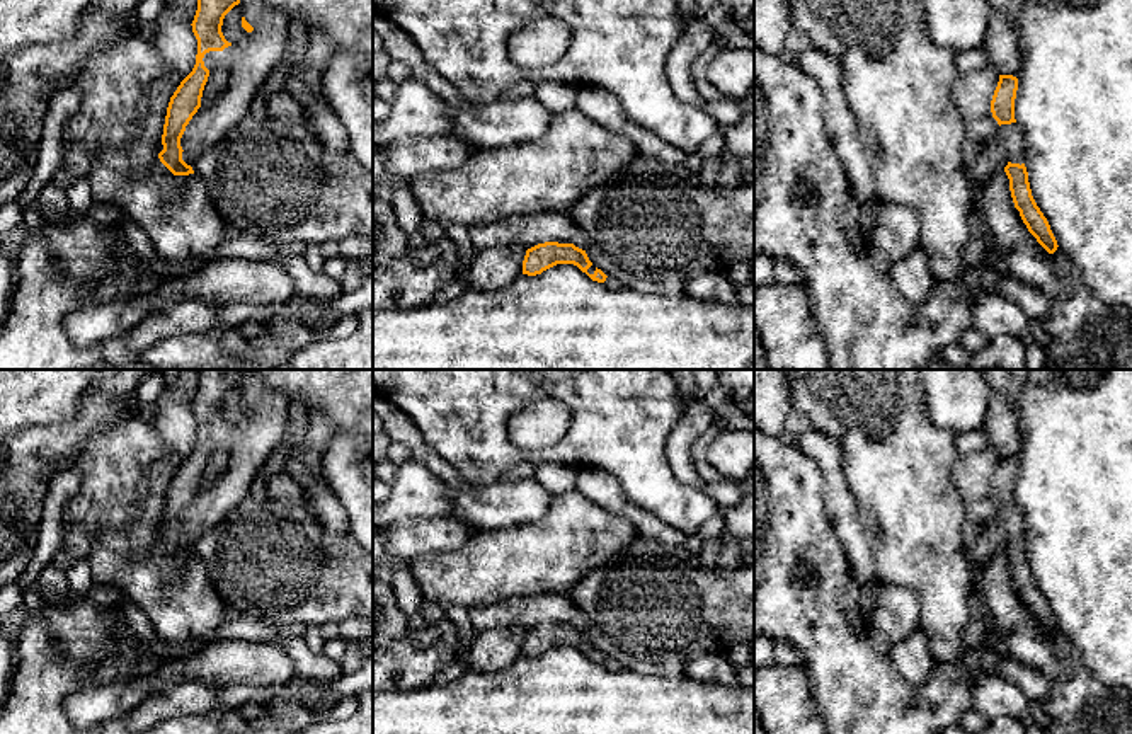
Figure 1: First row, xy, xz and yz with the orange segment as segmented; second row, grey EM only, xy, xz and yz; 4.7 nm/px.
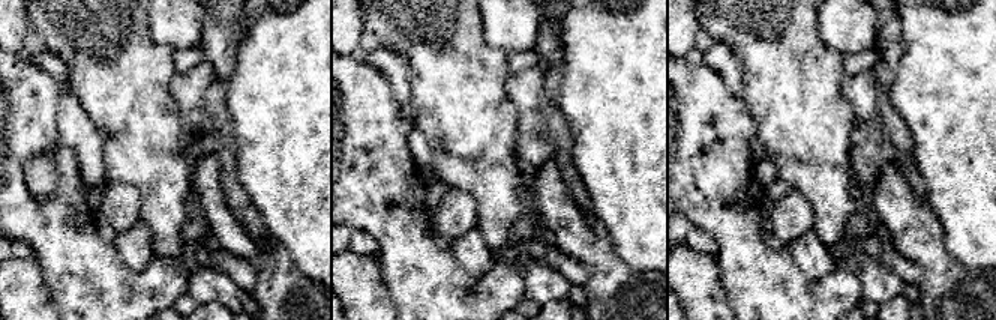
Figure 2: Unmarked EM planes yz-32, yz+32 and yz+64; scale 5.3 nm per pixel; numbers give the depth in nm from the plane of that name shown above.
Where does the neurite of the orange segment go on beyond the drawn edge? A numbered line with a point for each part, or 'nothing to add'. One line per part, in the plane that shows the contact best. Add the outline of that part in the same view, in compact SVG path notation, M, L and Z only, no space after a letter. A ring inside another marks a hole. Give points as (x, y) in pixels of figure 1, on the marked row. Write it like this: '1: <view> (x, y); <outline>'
1: xy (251, 63); M240 0L245 20L254 27L243 44L209 51L203 61L208 70L228 66L225 90L206 107L199 107L180 138L186 153L199 153L223 140L252 107L252 102L281 60L289 36L288 14L267 7L262 0Z

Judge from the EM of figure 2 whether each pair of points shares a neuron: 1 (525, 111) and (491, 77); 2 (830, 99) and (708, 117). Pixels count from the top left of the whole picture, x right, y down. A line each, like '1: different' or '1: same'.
1: different
2: different

